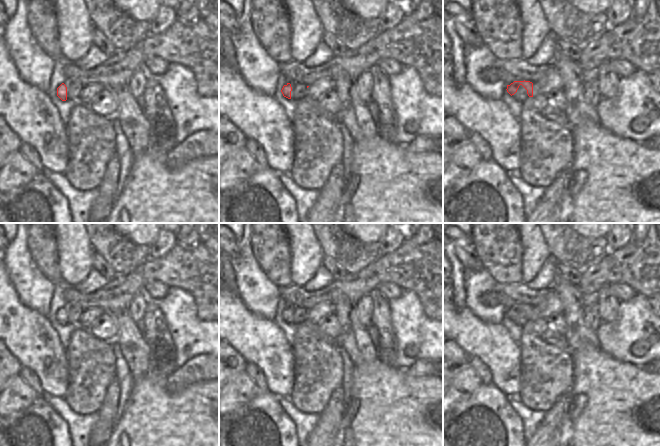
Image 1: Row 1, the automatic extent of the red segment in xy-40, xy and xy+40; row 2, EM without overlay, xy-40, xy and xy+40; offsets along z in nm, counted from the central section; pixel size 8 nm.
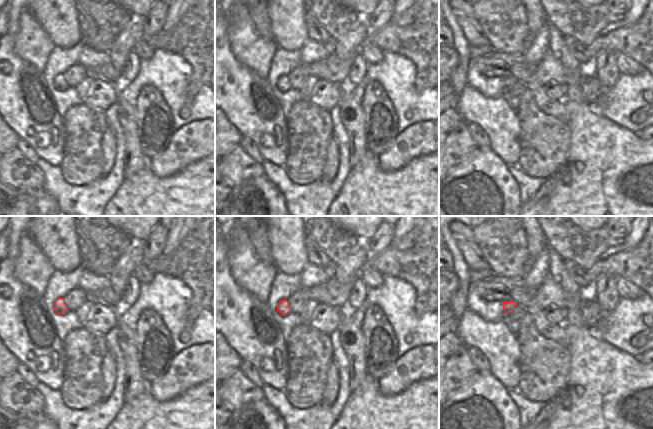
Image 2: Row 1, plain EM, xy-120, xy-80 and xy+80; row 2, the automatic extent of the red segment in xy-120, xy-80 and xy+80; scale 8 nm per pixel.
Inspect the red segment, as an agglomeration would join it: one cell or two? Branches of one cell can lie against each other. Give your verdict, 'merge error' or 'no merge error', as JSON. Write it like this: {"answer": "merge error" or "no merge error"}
{"answer": "no merge error"}

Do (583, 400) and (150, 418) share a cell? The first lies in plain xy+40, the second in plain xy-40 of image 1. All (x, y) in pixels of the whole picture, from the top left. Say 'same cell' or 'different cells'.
same cell

